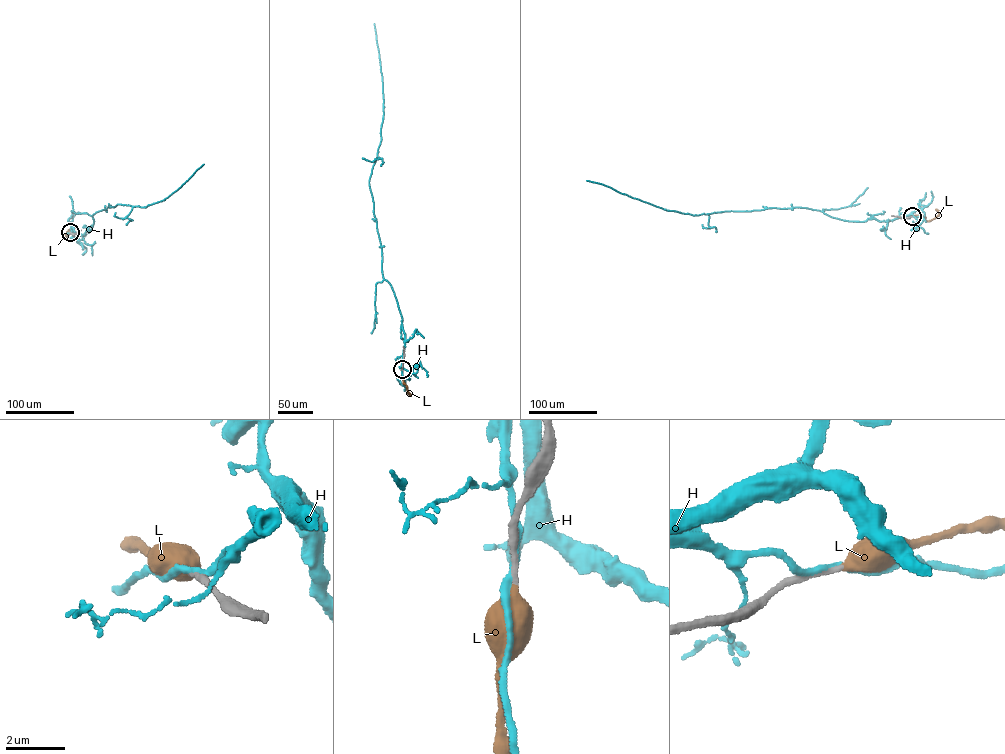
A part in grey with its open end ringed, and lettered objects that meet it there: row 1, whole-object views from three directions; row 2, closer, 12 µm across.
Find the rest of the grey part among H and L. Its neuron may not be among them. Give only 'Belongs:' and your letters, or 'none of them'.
Belongs: L

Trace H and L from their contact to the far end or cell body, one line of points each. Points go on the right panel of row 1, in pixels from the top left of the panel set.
H: (911, 216), (885, 221), (871, 218), (848, 221), (819, 210), (796, 207), (692, 215), (664, 209), (586, 180)
L: (912, 216), (921, 215), (929, 221), (939, 214), (936, 209)

